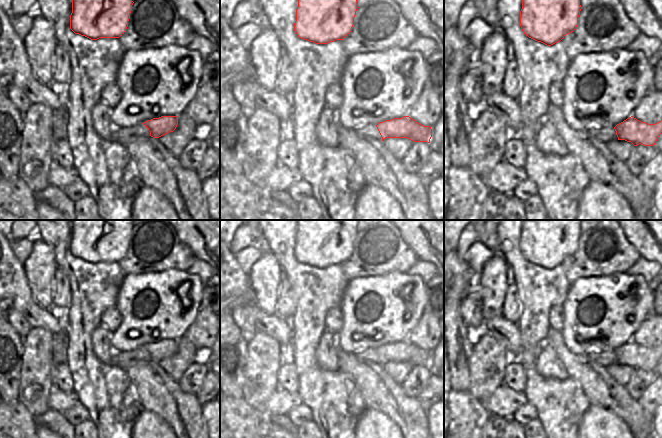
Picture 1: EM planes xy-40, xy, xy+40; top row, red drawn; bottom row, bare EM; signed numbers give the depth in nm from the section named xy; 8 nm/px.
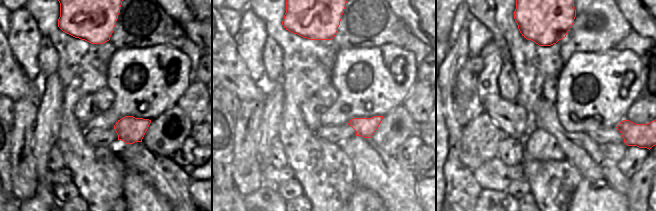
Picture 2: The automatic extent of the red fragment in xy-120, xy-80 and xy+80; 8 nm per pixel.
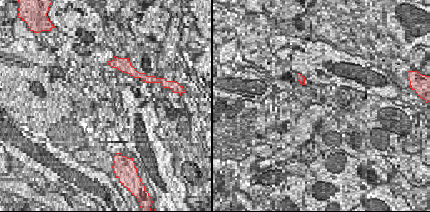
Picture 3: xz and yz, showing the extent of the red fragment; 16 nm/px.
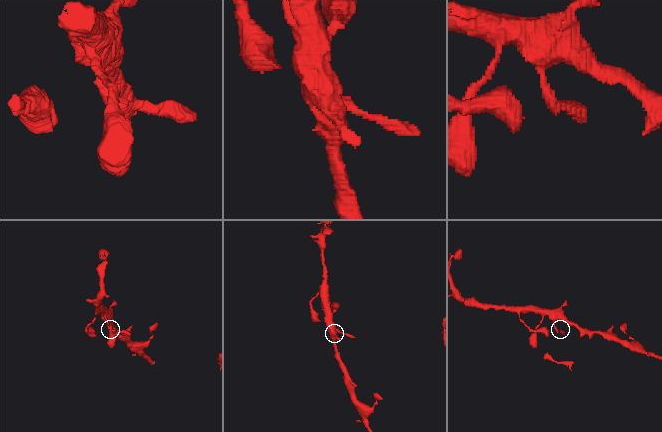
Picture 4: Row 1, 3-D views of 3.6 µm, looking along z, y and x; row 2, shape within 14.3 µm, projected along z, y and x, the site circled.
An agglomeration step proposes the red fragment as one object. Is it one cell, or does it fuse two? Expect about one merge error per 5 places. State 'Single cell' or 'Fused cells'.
Single cell

